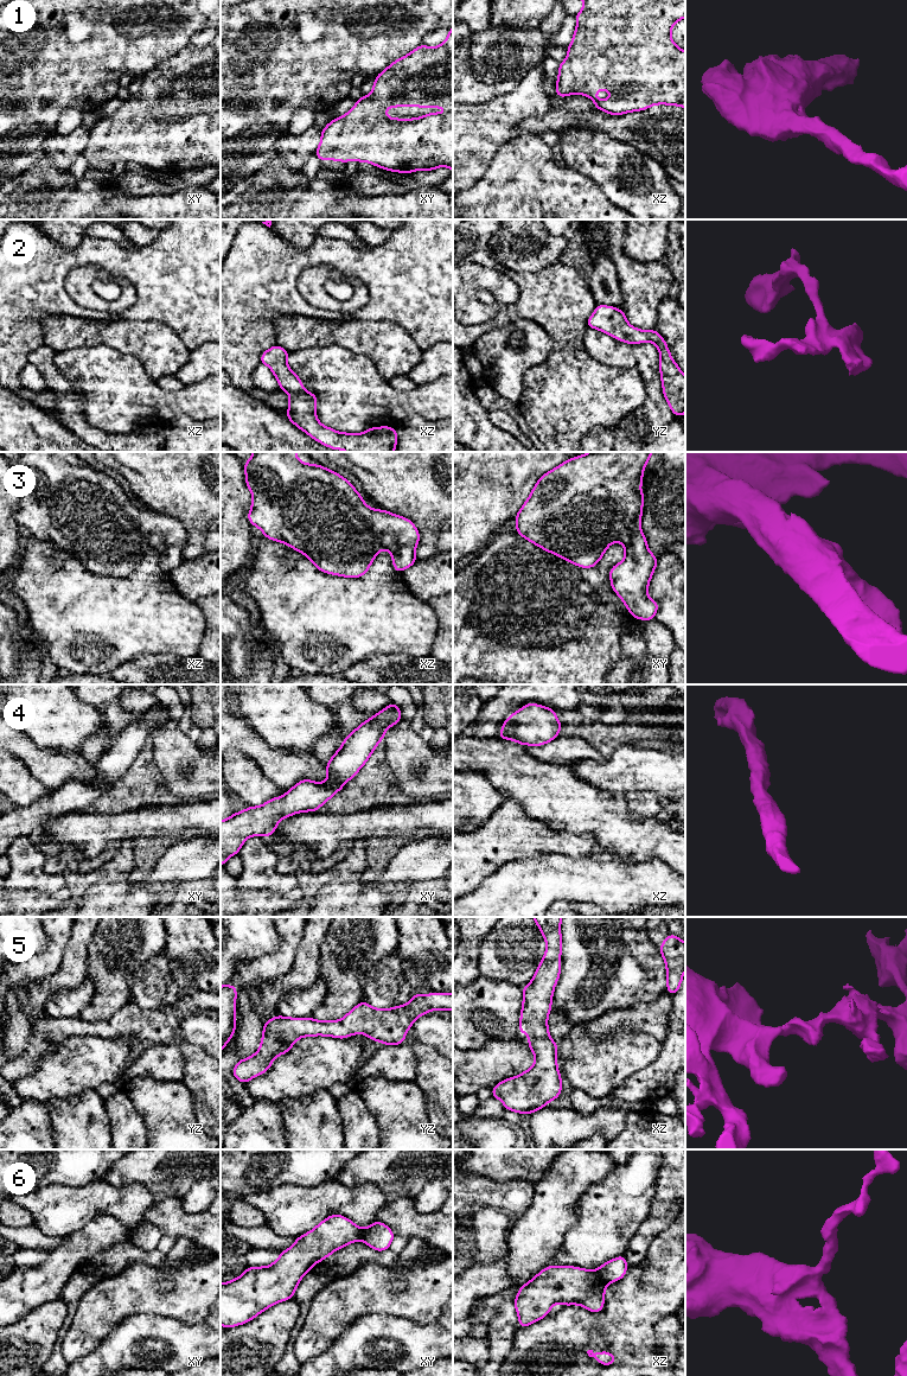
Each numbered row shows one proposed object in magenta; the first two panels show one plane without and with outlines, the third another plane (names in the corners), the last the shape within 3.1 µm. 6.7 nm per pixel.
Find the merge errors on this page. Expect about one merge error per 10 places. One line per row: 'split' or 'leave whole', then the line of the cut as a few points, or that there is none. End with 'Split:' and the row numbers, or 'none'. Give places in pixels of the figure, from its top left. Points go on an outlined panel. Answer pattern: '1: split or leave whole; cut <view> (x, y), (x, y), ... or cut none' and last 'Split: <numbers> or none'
1: leave whole; cut none
2: leave whole; cut none
3: leave whole; cut none
4: leave whole; cut none
5: leave whole; cut none
6: split; cut xz (595, 1271), (607, 1282)
Split: 6

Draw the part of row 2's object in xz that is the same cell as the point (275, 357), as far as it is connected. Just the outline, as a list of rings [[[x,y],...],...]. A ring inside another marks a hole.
[[[274,345],[261,355],[261,364],[268,365],[280,390],[288,391],[286,418],[318,442],[332,450],[349,452],[394,452],[398,440],[394,427],[372,427],[363,433],[341,433],[321,425],[315,414],[317,395],[304,390],[304,383],[287,364],[288,351]]]

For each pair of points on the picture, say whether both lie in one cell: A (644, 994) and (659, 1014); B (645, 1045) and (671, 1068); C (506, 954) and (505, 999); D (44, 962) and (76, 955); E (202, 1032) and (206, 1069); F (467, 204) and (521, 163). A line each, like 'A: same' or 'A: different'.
A: different
B: different
C: different
D: different
E: different
F: same

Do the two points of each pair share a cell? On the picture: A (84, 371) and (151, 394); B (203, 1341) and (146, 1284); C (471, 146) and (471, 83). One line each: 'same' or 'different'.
A: same
B: different
C: different

